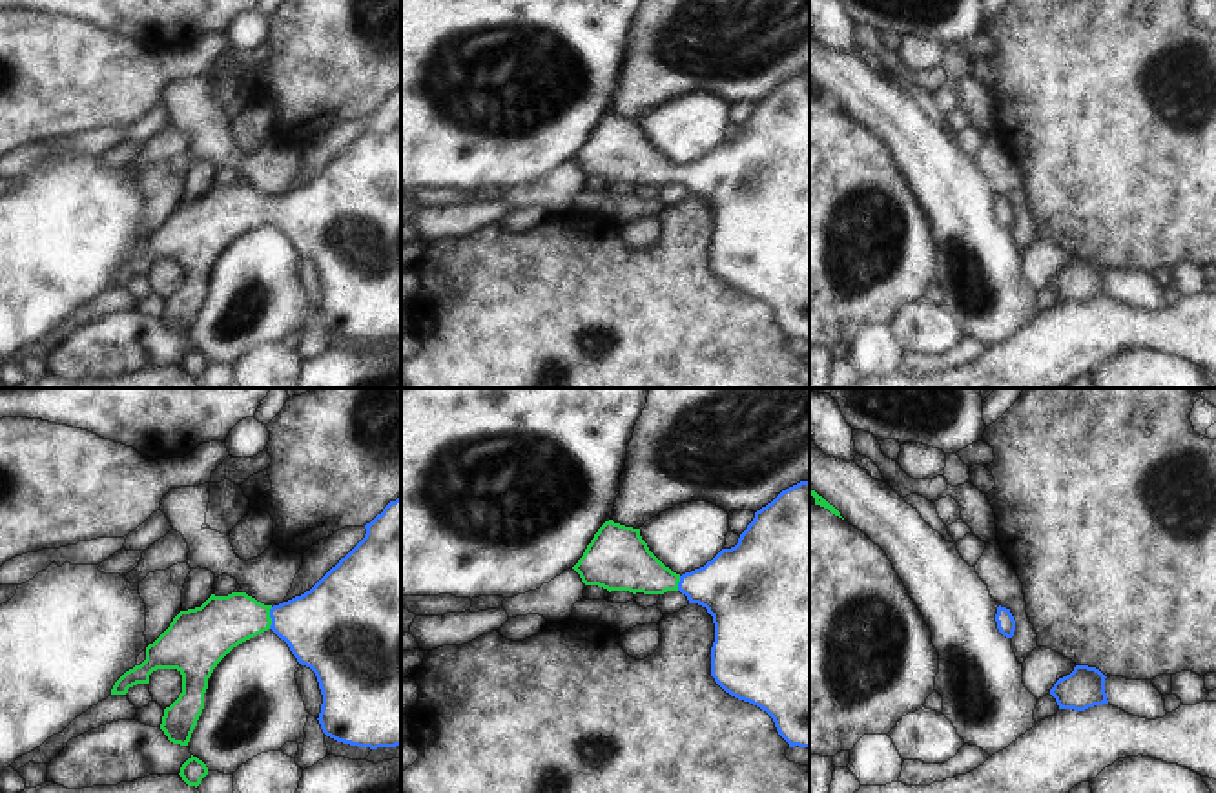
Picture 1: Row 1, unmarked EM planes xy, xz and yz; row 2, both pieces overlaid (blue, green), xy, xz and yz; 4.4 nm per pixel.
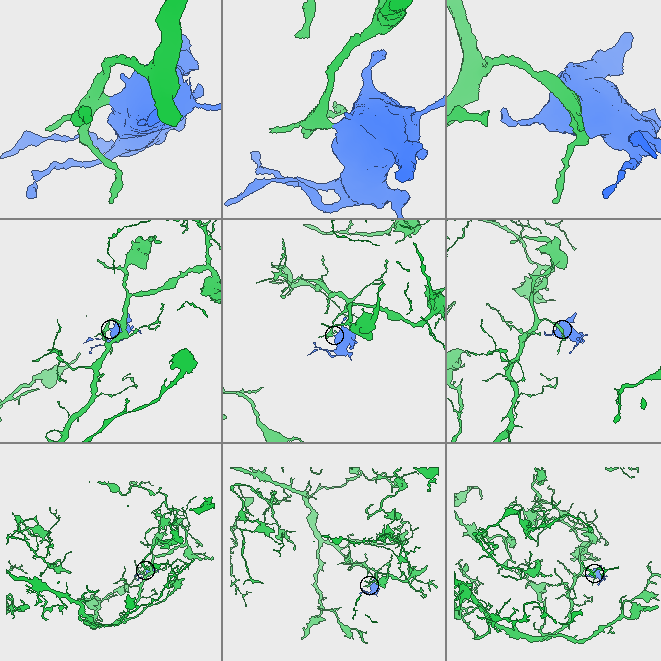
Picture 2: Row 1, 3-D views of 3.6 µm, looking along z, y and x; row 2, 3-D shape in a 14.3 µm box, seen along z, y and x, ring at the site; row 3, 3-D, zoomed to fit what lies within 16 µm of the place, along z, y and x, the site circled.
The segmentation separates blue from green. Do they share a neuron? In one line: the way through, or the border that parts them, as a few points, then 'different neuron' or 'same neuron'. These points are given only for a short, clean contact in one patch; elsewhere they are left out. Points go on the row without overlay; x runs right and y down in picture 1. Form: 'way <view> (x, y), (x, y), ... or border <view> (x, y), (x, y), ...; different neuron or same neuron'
way xy (325, 219), (270, 208), (237, 208), (223, 214); same neuron

